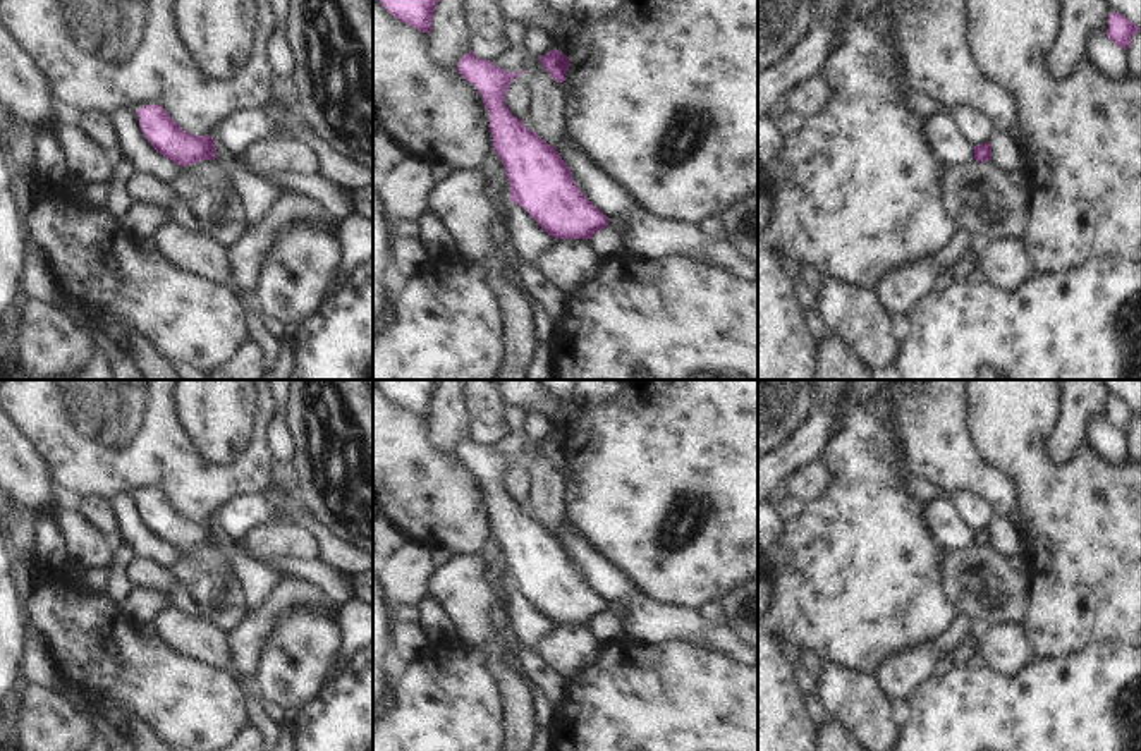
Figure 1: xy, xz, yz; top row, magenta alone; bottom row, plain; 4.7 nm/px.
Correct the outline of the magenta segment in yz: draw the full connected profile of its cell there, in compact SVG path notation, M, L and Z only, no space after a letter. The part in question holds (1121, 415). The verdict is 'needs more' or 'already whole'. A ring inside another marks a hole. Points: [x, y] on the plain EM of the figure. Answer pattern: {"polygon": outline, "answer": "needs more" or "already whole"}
{"polygon": "M1112 397L1108 400L1107 421L1120 433L1127 435L1131 431L1132 421L1139 418L1141 412L1131 407L1126 400Z", "answer": "already whole"}

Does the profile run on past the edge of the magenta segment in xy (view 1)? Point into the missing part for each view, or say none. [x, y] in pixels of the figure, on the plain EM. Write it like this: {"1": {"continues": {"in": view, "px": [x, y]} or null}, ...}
{"1": {"continues": null}}

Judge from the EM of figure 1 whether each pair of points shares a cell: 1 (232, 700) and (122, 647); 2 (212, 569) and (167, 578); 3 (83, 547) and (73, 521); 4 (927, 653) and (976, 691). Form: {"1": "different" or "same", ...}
{"1": "same", "2": "different", "3": "same", "4": "different"}

